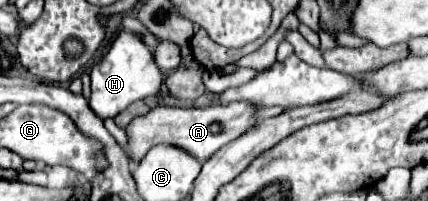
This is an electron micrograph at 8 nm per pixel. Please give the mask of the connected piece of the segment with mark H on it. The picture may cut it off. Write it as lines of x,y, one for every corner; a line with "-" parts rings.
121,30
113,40
105,58
93,66
91,70
91,100
89,106
99,118
115,118
129,104
143,100
147,96
155,96
161,90
161,82
165,74
159,70
153,58
153,50
143,42
143,36

